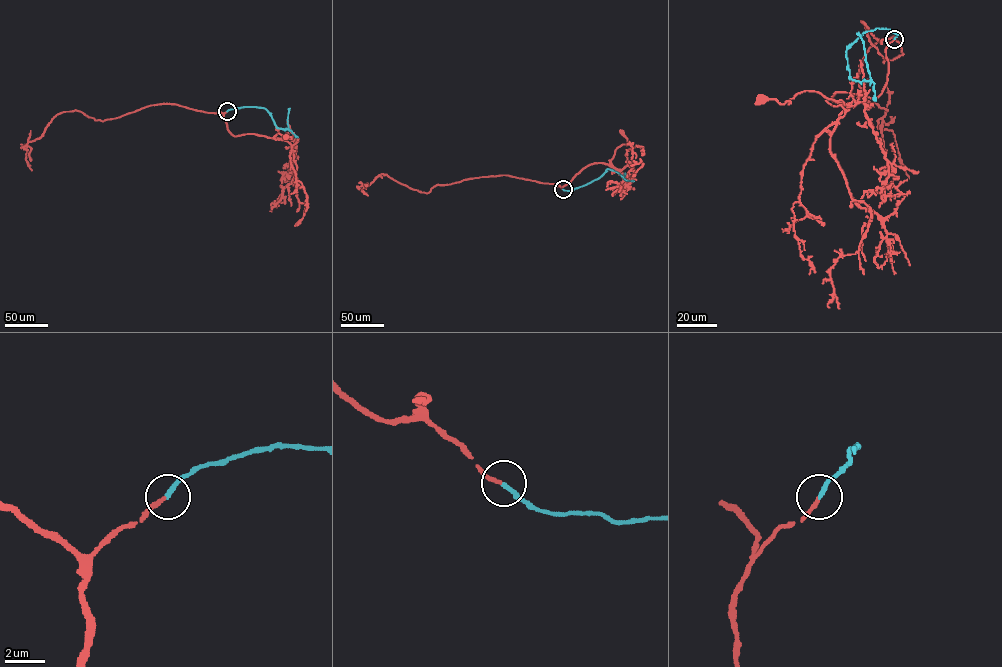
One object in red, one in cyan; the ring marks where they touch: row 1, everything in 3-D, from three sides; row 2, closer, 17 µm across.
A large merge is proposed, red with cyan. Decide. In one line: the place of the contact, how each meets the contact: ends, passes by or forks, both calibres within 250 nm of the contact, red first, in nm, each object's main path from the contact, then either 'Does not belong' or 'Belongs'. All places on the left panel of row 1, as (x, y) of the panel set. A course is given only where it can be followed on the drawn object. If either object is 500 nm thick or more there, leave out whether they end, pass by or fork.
Place: (227, 111). At the ring red ends. At the ring cyan ends. Thickness 200 nm (red) against 220 nm. Course of red: (227, 111), (223, 119), (234, 136), (254, 133), (276, 138), (274, 137), (279, 133), (291, 137), (286, 137). Course of cyan: (227, 111), (241, 107), (264, 108), (277, 127), (285, 129), (289, 108). Belongs

